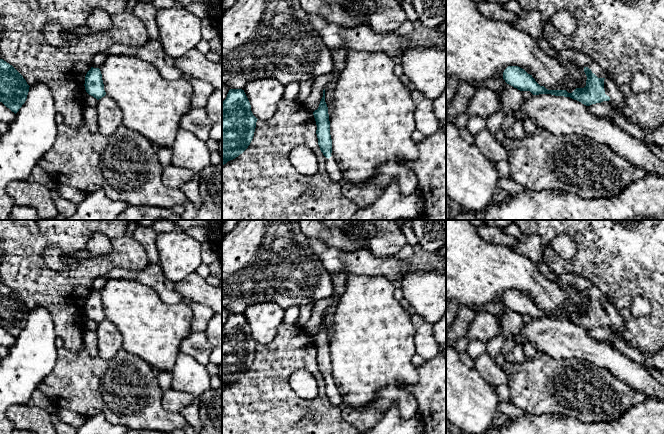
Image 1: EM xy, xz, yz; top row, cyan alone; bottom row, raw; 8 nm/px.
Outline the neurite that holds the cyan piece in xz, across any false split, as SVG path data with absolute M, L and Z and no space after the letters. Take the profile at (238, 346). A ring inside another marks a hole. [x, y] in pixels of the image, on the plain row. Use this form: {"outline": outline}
{"outline": "M230 313L222 326L222 390L248 372L257 344L244 314Z"}

